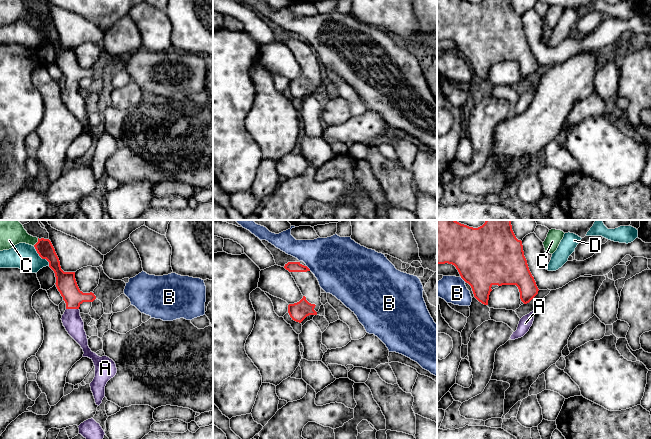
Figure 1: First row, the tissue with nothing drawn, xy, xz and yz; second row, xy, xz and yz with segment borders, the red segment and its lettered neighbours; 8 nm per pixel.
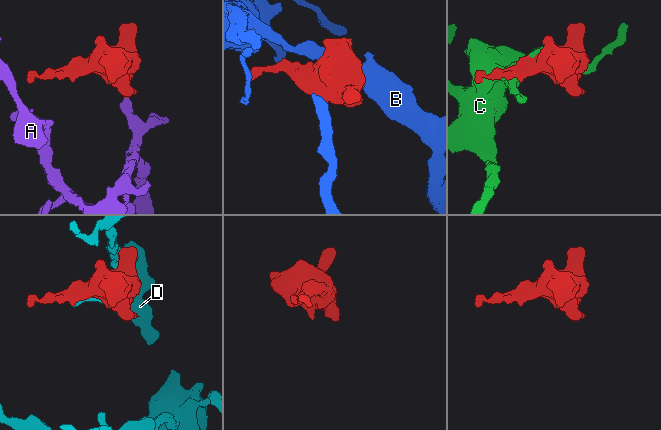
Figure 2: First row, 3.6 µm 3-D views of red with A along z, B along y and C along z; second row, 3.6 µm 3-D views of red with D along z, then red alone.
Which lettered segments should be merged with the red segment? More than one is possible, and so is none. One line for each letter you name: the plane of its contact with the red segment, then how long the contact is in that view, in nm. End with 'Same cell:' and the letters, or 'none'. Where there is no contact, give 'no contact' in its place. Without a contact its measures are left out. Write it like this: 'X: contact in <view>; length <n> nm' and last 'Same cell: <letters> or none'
A: contact in xy; length 100 nm
Same cell: A

